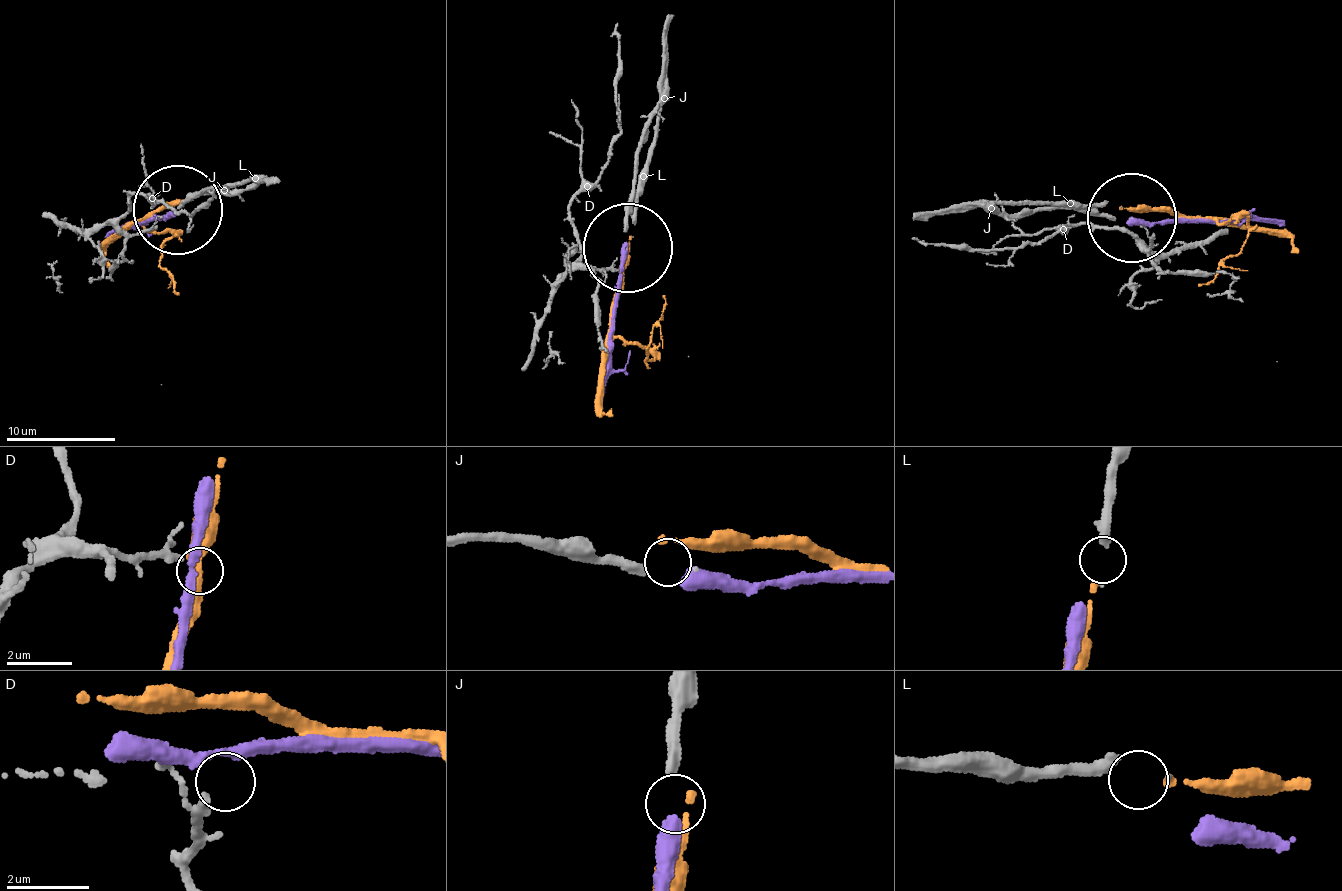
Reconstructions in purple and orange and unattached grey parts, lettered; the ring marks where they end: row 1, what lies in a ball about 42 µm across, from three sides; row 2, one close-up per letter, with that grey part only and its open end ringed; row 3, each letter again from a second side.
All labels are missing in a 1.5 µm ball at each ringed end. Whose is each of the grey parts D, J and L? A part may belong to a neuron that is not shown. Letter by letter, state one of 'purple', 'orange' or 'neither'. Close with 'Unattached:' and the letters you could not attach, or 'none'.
D: neither
J: purple
L: orange
Unattached: D

